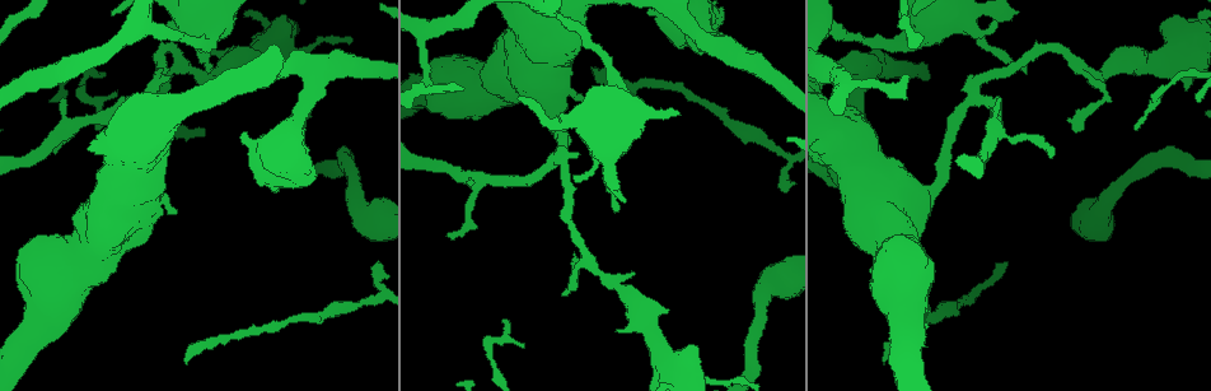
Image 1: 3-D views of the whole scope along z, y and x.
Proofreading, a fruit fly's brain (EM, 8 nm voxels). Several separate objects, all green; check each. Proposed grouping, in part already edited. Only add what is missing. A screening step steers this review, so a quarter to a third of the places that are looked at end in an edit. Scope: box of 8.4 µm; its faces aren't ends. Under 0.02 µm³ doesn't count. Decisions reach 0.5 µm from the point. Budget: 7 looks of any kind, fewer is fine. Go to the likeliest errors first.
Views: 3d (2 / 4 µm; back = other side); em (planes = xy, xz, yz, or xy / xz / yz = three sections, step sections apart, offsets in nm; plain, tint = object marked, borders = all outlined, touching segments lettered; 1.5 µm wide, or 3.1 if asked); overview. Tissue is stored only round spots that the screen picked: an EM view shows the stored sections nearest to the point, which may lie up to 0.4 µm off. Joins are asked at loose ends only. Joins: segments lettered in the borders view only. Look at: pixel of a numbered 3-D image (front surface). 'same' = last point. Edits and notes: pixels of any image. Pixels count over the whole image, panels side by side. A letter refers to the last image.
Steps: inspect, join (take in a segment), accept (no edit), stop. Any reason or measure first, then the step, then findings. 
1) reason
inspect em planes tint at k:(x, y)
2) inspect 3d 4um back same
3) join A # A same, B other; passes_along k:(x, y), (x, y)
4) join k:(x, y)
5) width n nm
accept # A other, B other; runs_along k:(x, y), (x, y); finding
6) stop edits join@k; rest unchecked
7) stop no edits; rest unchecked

long arm stops here
inspect 3d 2um back at 1:(185, 363)

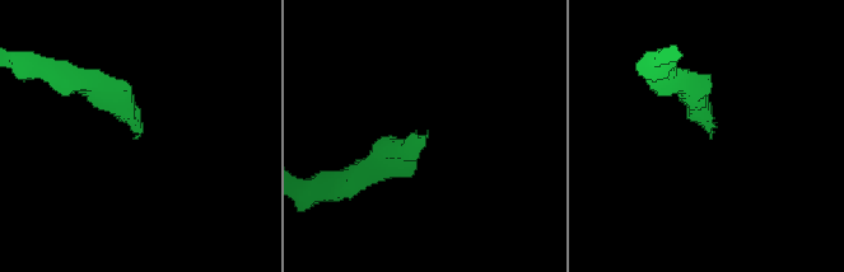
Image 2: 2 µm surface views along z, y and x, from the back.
inspect em planes tint at 2:(418, 135)

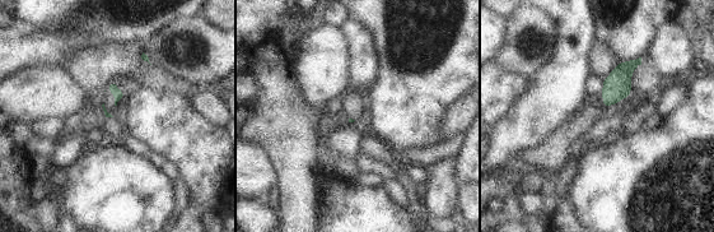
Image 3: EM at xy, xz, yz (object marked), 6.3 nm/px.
what lies round it
inspect em planes borders same

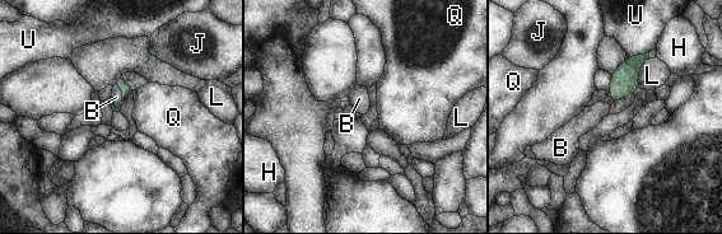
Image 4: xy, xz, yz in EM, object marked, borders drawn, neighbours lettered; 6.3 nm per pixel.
longest_contact U 140 nm
join 4:(116, 97) # B same, H other, J other, L other, Q other, U other; passes_along 4:(125, 88), (122, 92), (116, 97); it goes on there

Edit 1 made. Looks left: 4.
inspect overview

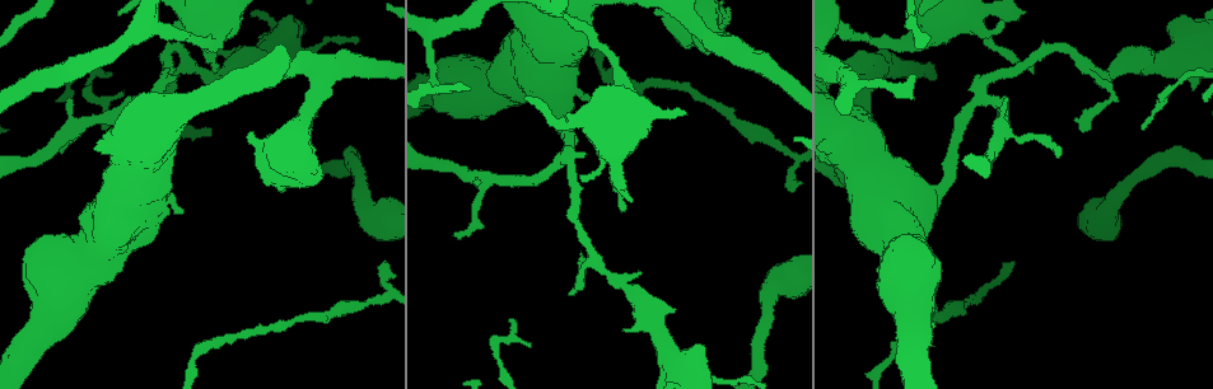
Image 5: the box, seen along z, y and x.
tapers out
inspect em planes borders at 5:(1034, 70)

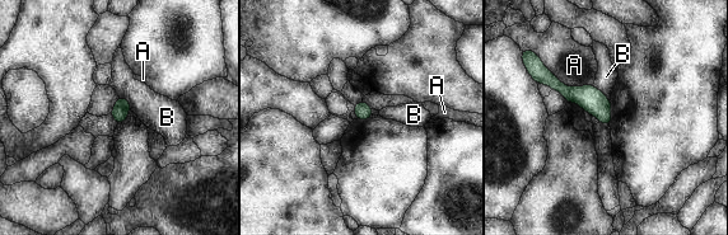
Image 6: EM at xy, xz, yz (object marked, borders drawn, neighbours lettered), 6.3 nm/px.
width 100 nm; longest_contact A 380 nm
accept # A other, B other; no lettered segment goes on from it

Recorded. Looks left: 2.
an open end
inspect em yz step 4 tint at 5:(914, 77)

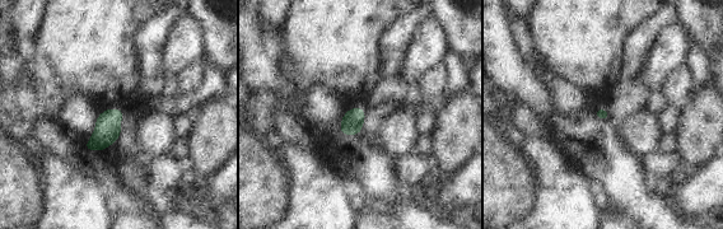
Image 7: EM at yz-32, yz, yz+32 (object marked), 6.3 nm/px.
inspect em planes borders same

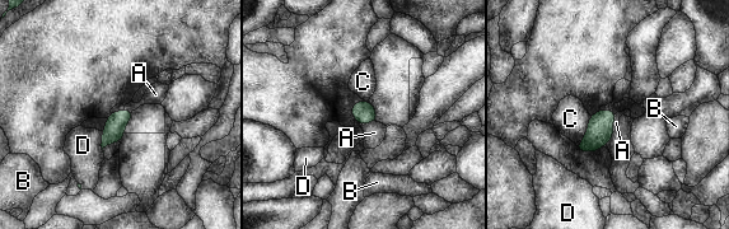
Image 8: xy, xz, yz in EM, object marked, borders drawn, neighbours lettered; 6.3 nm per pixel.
accept # A other, B other, C other, D other; no lettered segment goes on from it

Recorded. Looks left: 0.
stop edits join@4; rest unchecked

